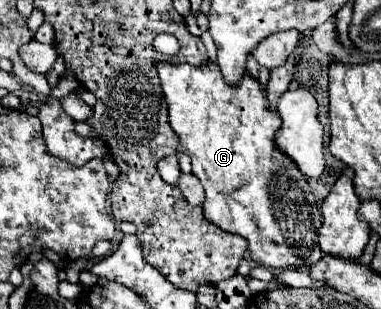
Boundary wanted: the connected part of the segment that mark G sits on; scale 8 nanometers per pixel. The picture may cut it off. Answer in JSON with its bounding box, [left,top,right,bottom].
[156,61,324,267]

